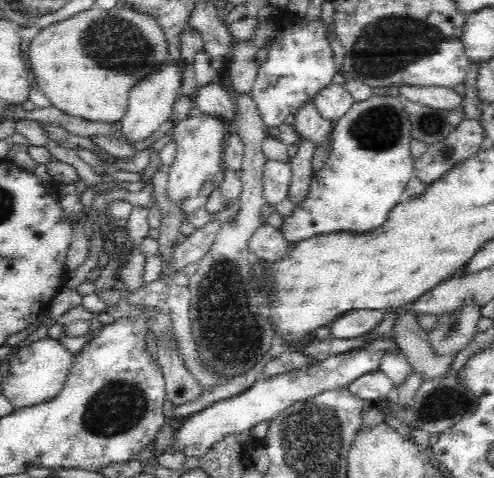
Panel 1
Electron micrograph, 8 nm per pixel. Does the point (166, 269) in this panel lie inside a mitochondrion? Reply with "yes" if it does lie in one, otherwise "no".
no

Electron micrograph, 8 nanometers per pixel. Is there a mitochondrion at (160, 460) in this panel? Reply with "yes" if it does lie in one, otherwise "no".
no

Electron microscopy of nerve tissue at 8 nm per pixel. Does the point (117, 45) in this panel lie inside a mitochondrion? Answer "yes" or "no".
yes

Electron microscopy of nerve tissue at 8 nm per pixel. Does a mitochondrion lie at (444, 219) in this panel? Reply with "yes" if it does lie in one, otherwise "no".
no

